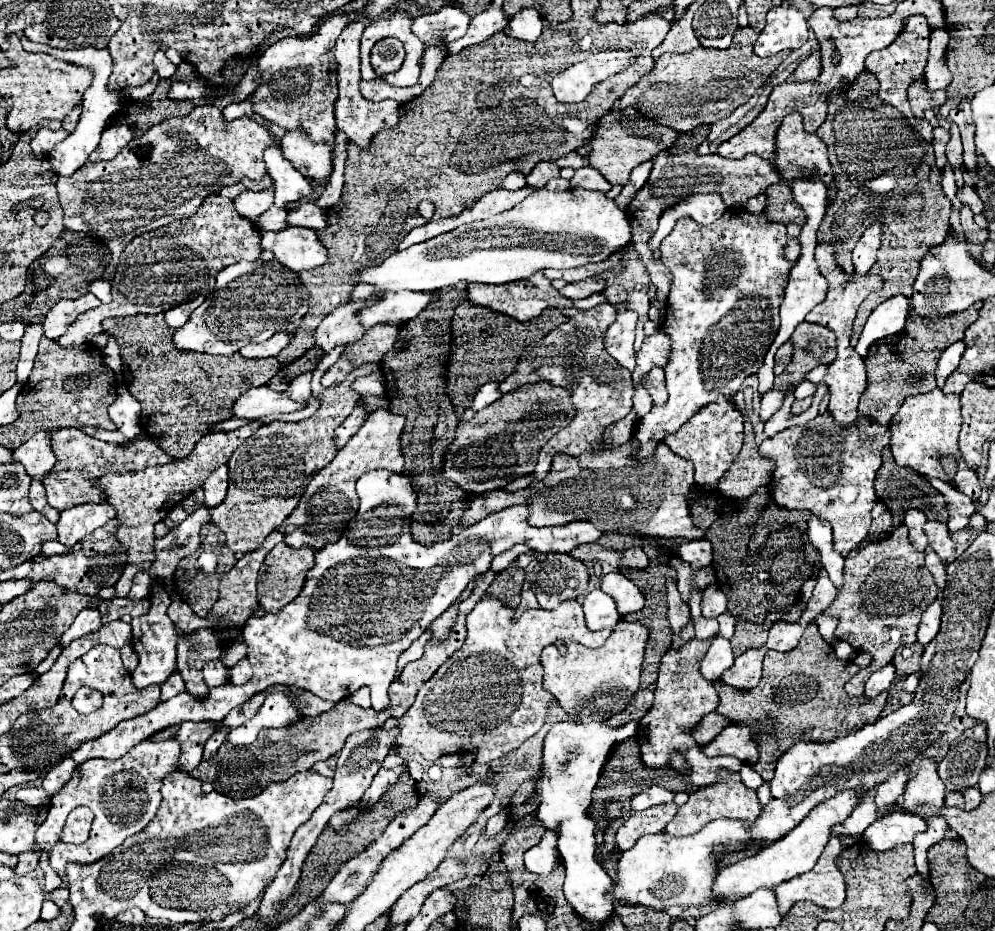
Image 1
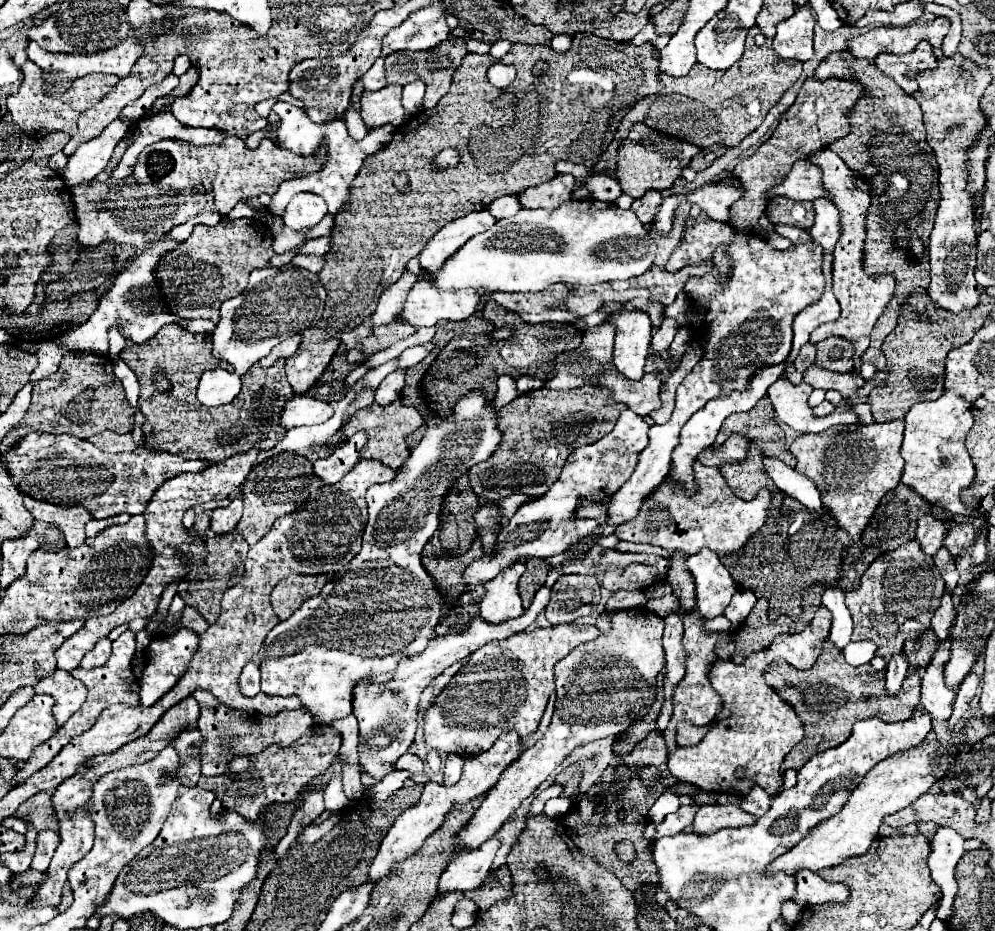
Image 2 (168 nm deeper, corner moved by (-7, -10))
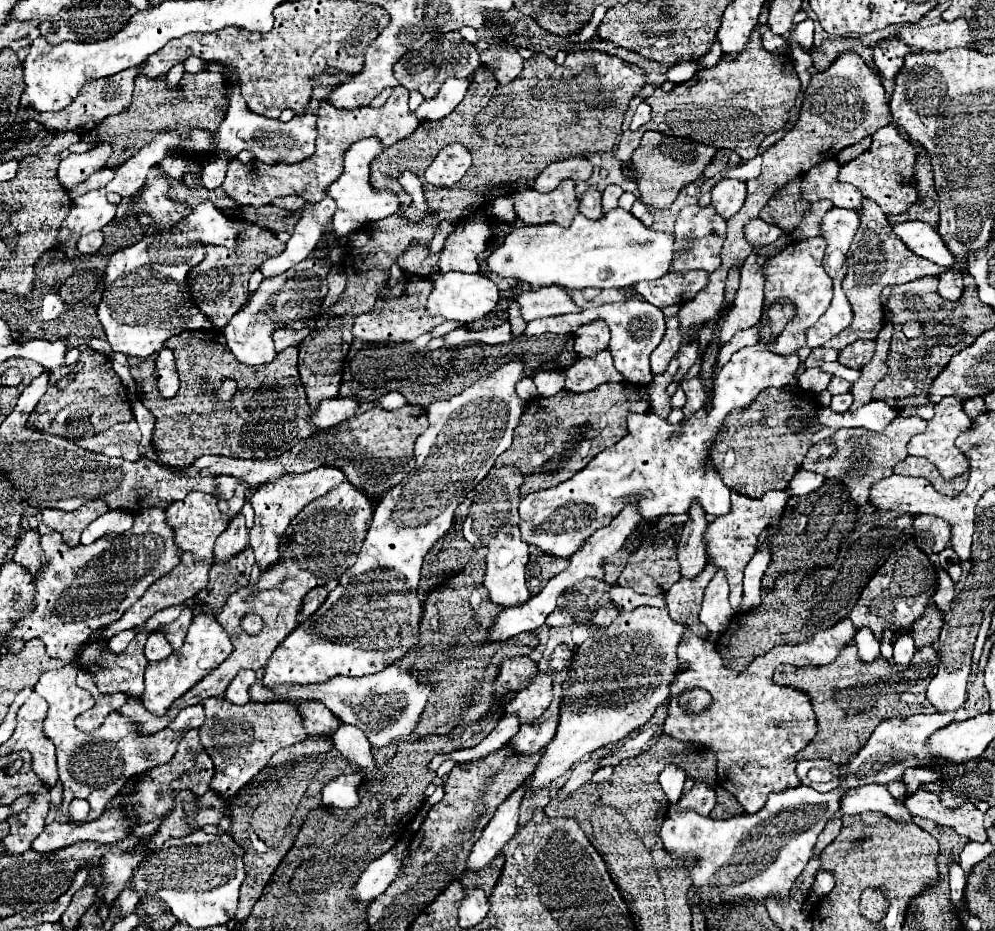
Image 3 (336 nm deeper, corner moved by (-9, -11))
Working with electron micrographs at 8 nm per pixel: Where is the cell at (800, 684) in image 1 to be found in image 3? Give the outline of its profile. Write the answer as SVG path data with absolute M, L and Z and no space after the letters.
M856 645L844 647L842 653L838 655L838 659L830 665L824 665L824 667L778 665L776 673L774 673L774 683L806 691L812 699L812 707L814 707L814 713L818 719L818 735L814 737L814 741L806 749L802 749L798 753L798 757L800 759L830 759L830 761L842 765L842 763L850 761L850 755L856 755L856 751L860 751L866 745L874 727L882 719L890 719L890 717L892 719L906 719L906 717L912 717L918 713L936 713L932 703L928 703L928 699L926 699L926 687L928 687L930 679L936 675L936 671L938 671L938 653L934 647L918 649L914 653L914 659L906 667L898 667L898 663L884 659L882 655L878 655L872 663L864 663L858 657Z

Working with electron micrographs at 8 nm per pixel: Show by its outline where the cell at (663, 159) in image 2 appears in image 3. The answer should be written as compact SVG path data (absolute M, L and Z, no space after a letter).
M646 131L638 149L632 155L632 165L634 171L638 173L638 189L642 193L642 201L658 209L668 209L676 201L678 193L688 183L694 183L702 175L704 167L712 161L714 155L716 155L714 147L706 147L702 143L694 143L682 137Z

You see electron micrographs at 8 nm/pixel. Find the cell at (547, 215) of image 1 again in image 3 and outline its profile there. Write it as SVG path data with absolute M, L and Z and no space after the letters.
M618 207L598 221L586 219L582 213L578 213L568 229L562 229L556 223L534 225L534 227L524 225L516 229L512 235L508 235L504 243L492 251L492 255L488 257L488 267L492 273L500 277L514 277L518 281L528 283L534 289L542 285L558 285L566 289L586 289L586 287L624 289L624 287L632 287L634 283L660 279L662 275L666 275L672 267L674 253L676 253L674 233L652 231L642 221L638 221L632 213Z

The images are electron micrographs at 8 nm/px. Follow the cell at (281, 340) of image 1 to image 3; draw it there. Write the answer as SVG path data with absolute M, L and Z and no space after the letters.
M276 329L272 333L272 339L274 339L278 351L282 351L282 349L286 349L290 345L300 343L304 337L306 337L306 329L300 329L300 331L294 331L294 329Z

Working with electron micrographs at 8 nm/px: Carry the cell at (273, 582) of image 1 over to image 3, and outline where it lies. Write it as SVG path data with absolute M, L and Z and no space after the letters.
M332 579L332 581L326 583L324 587L312 589L312 591L304 597L304 605L302 605L302 609L300 609L300 617L310 617L310 615L326 601L326 595L328 595L336 585L338 585L338 581Z

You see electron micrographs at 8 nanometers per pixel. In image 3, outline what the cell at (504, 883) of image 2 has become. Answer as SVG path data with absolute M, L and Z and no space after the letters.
M496 855L494 863L490 863L490 867L484 867L482 871L466 871L462 877L462 885L464 887L482 887L486 891L486 895L492 893L492 887L496 885L500 873L504 867L504 855Z

